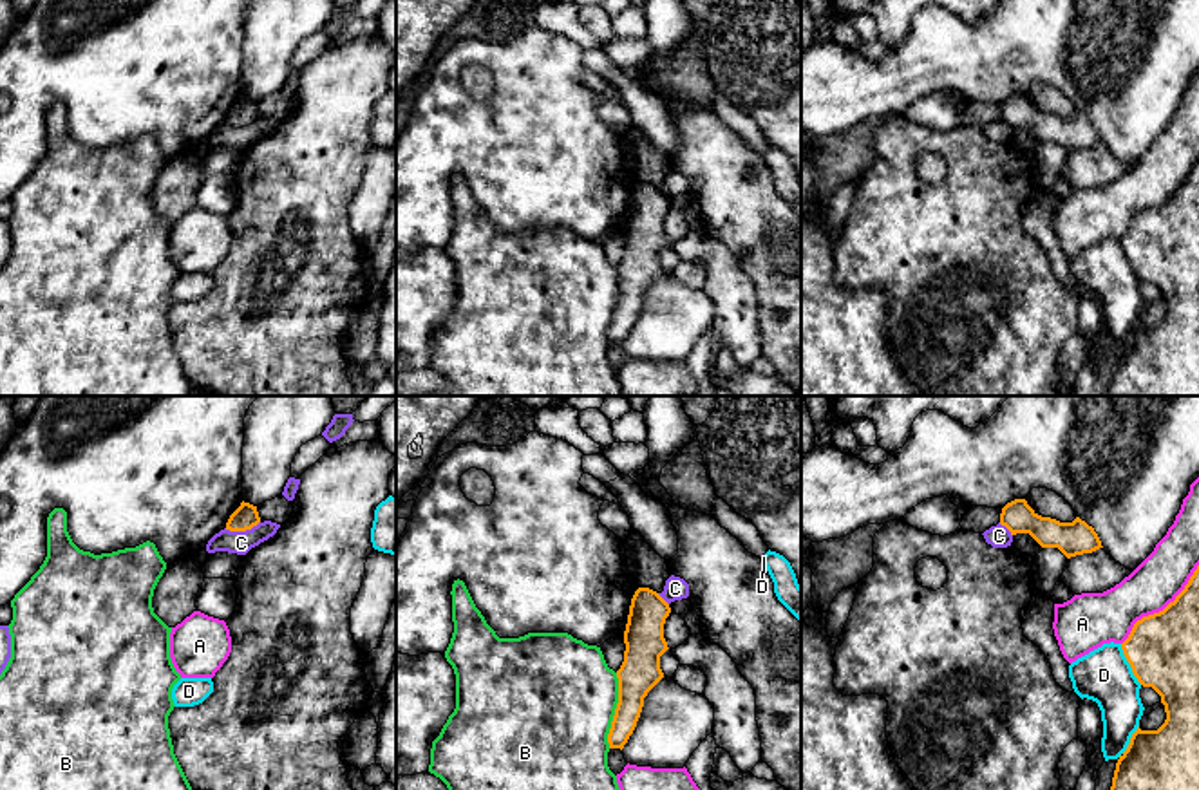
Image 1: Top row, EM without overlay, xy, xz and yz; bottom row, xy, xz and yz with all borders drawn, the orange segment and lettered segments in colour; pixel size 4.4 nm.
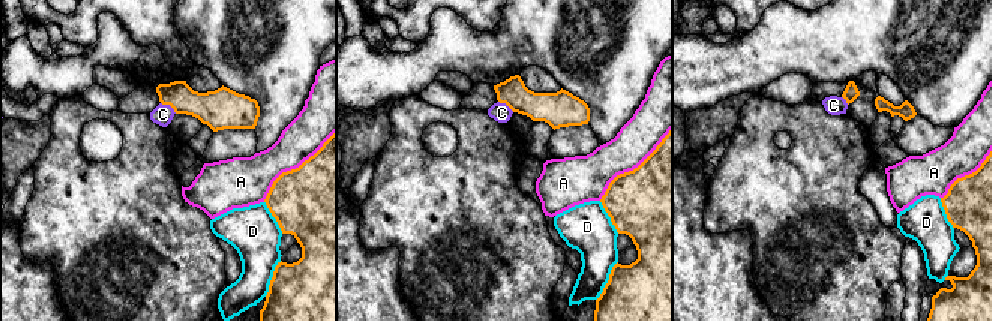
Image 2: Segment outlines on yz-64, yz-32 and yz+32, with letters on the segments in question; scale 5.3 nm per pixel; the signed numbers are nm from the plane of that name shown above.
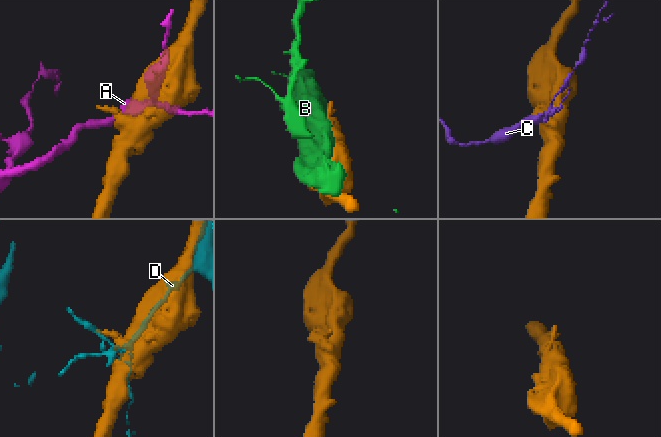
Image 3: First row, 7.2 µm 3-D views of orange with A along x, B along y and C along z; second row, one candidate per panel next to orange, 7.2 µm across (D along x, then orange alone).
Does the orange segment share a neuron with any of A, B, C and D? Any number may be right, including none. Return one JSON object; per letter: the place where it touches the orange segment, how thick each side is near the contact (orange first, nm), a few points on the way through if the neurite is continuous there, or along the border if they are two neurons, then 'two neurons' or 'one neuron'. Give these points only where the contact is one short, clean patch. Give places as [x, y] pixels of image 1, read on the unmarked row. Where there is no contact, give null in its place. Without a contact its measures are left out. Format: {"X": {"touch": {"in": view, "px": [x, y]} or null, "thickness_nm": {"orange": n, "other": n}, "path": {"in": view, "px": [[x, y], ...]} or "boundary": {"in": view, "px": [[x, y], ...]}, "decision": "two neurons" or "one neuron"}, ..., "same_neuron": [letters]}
{"A": {"touch": {"in": "yz", "px": [1163, 205]}, "thickness_nm": {"orange": 320, "other": 220}, "decision": "two neurons"}, "B": {"touch": {"in": "xz", "px": [615, 306]}, "thickness_nm": {"orange": 180, "other": 500}, "decision": "two neurons"}, "C": {"touch": {"in": "xy", "px": [241, 125]}, "thickness_nm": {"orange": 110, "other": 100}, "boundary": {"in": "xy", "px": [[259, 116], [245, 125], [225, 123]]}, "decision": "two neurons"}, "D": {"touch": {"in": "yz", "px": [1129, 257]}, "thickness_nm": {"orange": 320, "other": 240}, "decision": "two neurons"}, "same_neuron": []}

